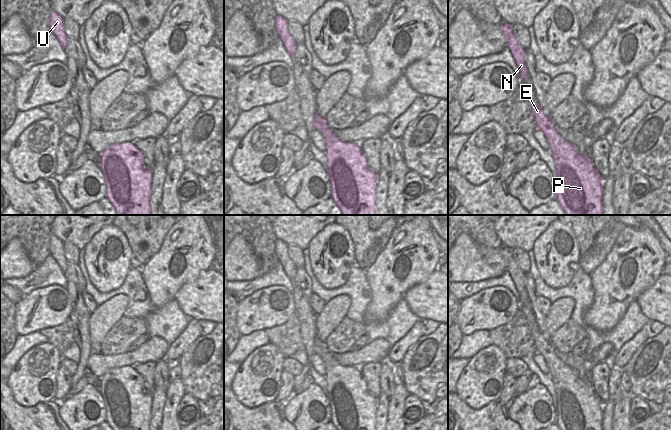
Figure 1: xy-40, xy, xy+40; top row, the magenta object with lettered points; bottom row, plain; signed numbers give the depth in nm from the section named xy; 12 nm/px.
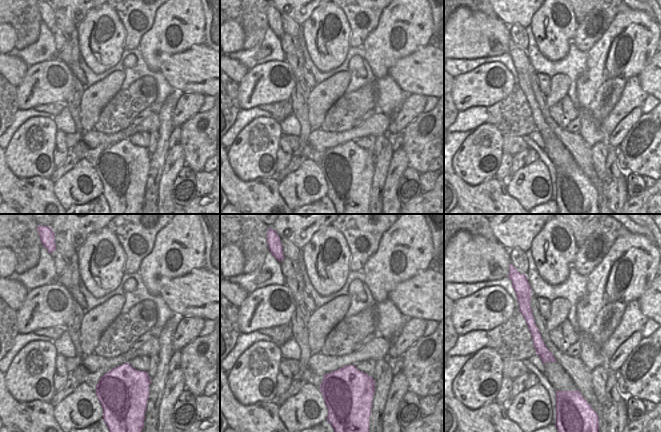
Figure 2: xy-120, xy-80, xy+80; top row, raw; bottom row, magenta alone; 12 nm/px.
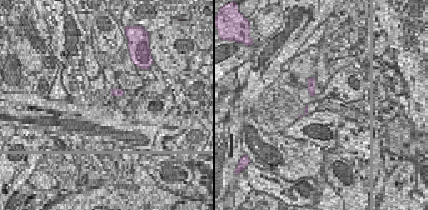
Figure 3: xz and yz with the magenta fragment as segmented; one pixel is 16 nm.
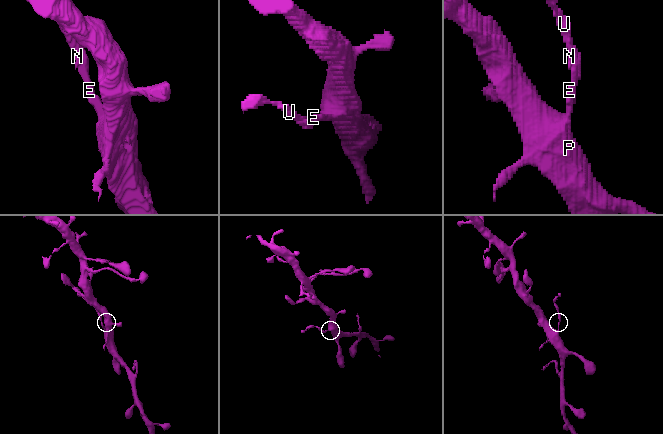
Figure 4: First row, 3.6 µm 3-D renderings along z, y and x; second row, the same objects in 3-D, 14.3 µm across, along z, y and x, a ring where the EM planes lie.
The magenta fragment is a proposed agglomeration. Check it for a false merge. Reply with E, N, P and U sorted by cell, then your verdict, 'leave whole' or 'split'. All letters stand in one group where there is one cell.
groups E N U / P; split

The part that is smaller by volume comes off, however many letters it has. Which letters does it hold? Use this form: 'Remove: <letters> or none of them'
Remove: E, N, U.

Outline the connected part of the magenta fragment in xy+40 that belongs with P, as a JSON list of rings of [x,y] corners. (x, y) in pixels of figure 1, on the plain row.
[[[551,348],[546,351],[544,360],[551,371],[551,380],[556,394],[556,424],[560,430],[603,430],[603,402],[598,397],[592,387],[592,383],[582,379],[573,369],[564,364],[555,354],[555,349]]]

